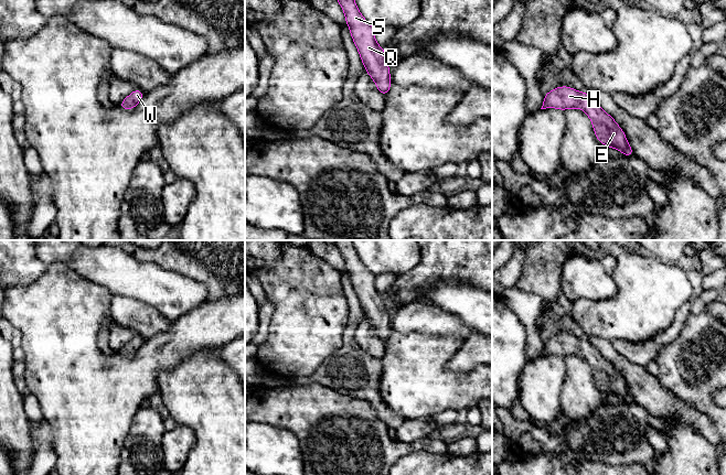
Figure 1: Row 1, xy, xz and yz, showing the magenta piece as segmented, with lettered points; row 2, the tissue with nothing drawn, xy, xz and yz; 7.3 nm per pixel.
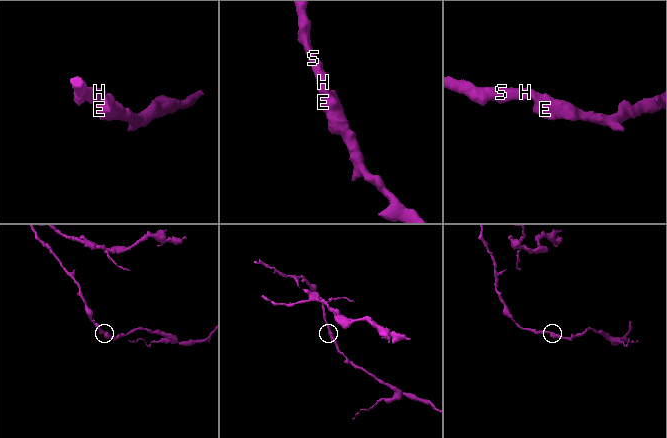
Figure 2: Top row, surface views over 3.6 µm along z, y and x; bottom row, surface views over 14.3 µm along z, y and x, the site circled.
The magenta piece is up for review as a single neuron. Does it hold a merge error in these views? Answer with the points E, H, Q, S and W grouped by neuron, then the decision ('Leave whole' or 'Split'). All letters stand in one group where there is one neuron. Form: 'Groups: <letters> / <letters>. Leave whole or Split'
Groups: E H Q S W. Leave whole

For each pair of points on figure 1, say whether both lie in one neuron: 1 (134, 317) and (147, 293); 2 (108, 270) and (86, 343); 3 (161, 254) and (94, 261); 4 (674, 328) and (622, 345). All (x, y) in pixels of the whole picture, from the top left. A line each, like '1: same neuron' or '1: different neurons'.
1: different neurons
2: different neurons
3: different neurons
4: same neuron

